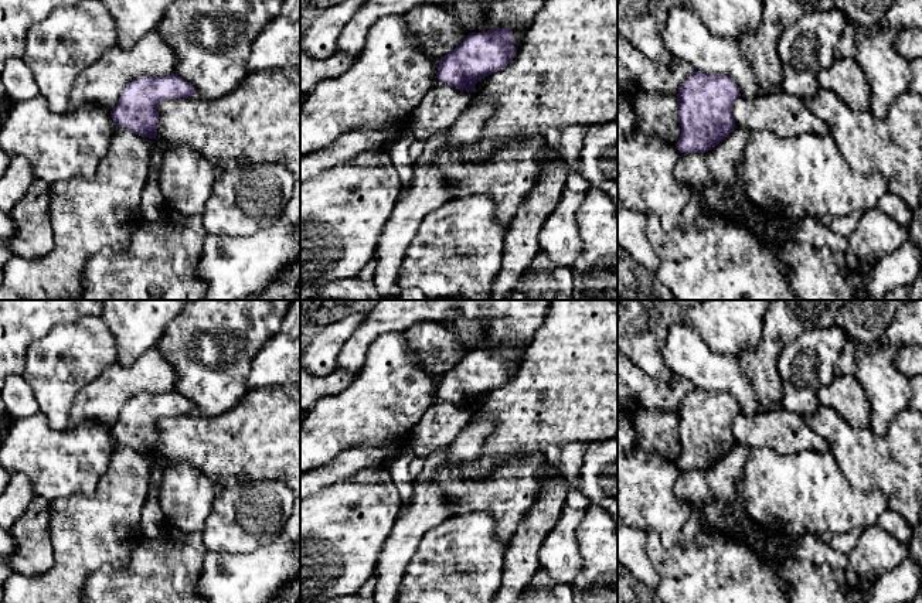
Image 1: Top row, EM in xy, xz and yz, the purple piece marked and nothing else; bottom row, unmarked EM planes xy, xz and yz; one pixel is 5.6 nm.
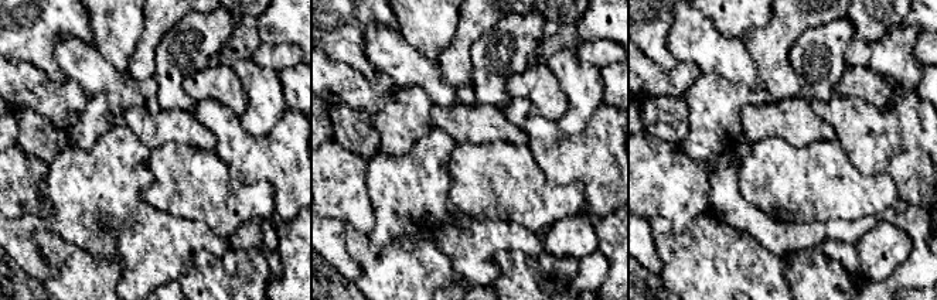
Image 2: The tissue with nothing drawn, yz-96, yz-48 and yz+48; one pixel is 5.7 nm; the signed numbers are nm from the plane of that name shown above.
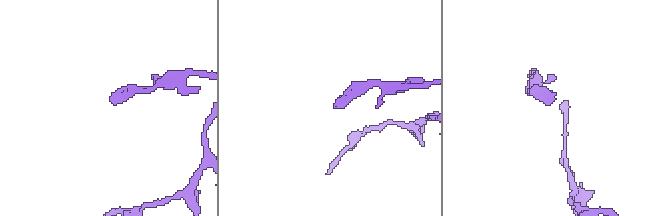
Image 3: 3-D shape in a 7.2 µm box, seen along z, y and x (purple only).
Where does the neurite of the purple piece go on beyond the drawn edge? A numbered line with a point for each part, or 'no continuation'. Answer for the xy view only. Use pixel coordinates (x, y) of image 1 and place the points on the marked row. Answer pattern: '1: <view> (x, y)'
no continuation

